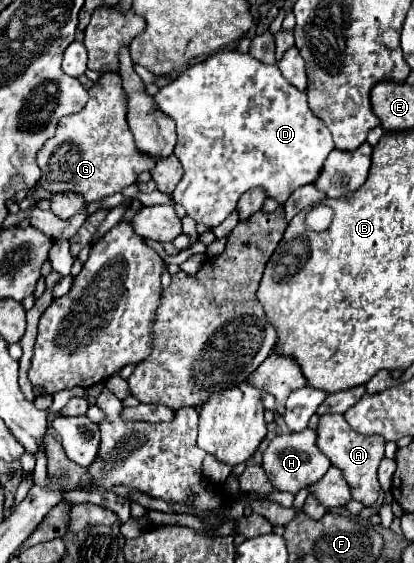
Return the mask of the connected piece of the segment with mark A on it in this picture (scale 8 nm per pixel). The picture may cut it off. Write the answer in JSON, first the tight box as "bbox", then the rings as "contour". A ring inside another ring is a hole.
{"bbox":[317,415,385,507],"contour":[[[323,415],[317,427],[317,447],[321,453],[331,461],[333,467],[343,471],[343,477],[349,483],[351,497],[365,507],[371,507],[379,497],[379,481],[377,481],[377,467],[383,459],[385,439],[381,435],[361,435],[349,427],[343,415]]]}

